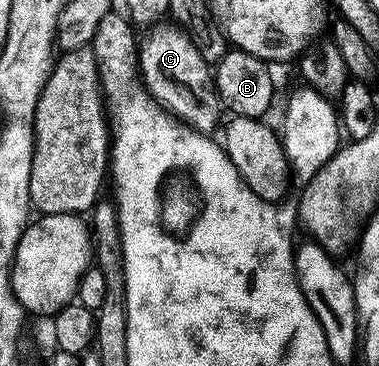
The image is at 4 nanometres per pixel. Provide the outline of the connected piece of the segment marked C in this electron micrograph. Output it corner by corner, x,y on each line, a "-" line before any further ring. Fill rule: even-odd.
172,23
156,25
147,35
138,49
138,71
144,79
143,86
171,116
198,133
212,134
220,121
222,104
215,90
209,62
203,59
185,33

